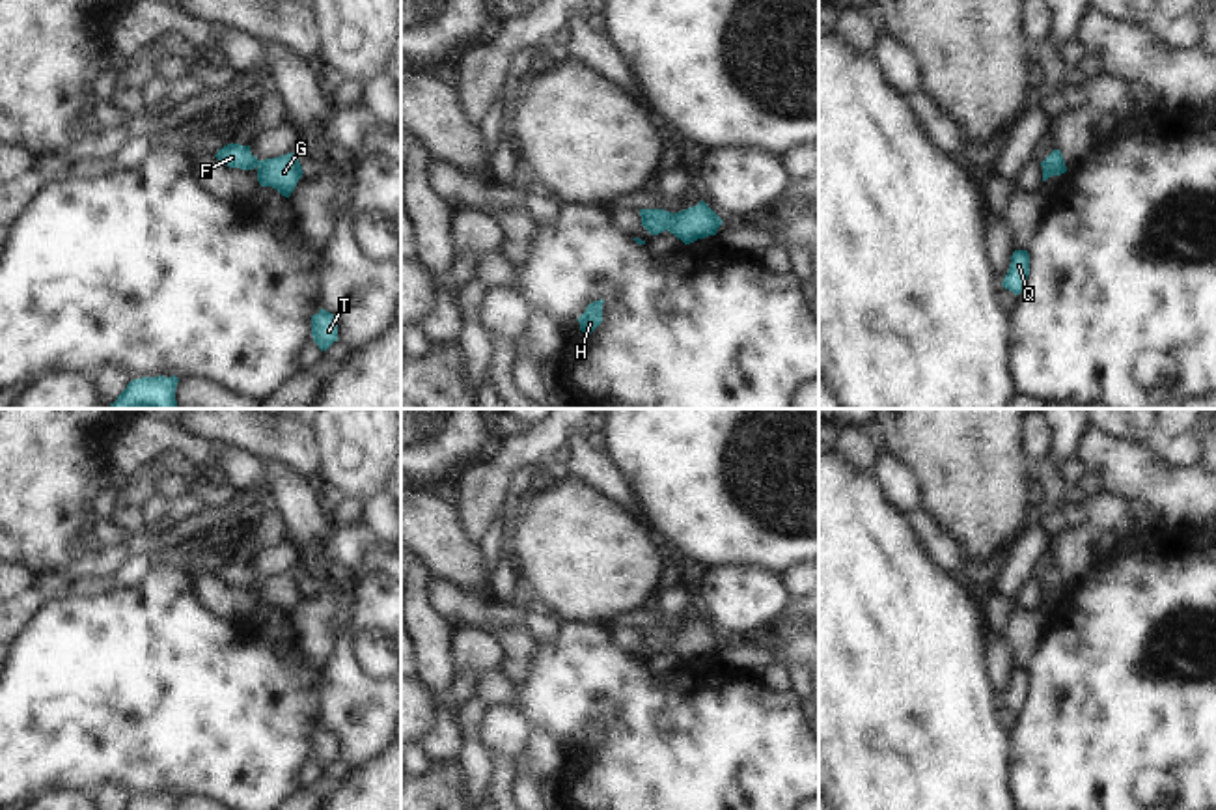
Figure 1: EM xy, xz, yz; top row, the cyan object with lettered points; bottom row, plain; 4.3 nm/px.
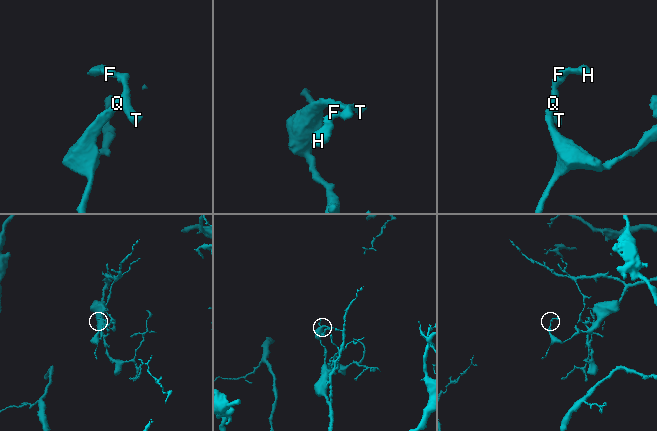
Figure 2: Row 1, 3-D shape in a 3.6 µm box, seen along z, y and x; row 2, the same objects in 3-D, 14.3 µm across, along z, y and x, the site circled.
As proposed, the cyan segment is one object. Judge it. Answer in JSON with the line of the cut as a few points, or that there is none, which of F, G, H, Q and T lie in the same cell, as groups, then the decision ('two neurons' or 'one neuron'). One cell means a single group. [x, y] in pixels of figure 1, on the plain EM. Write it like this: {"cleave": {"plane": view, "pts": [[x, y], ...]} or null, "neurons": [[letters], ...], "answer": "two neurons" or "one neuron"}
{"cleave": null, "neurons": [["F", "G", "H", "Q", "T"]], "answer": "one neuron"}

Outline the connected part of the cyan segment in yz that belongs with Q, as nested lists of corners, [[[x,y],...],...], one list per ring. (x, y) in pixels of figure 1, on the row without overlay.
[[[1015,668],[1011,674],[1009,689],[1002,704],[1015,713],[1020,713],[1029,694],[1029,672],[1028,668]]]

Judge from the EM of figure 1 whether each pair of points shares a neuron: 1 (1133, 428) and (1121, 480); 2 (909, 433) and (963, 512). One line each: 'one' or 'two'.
1: two
2: one

